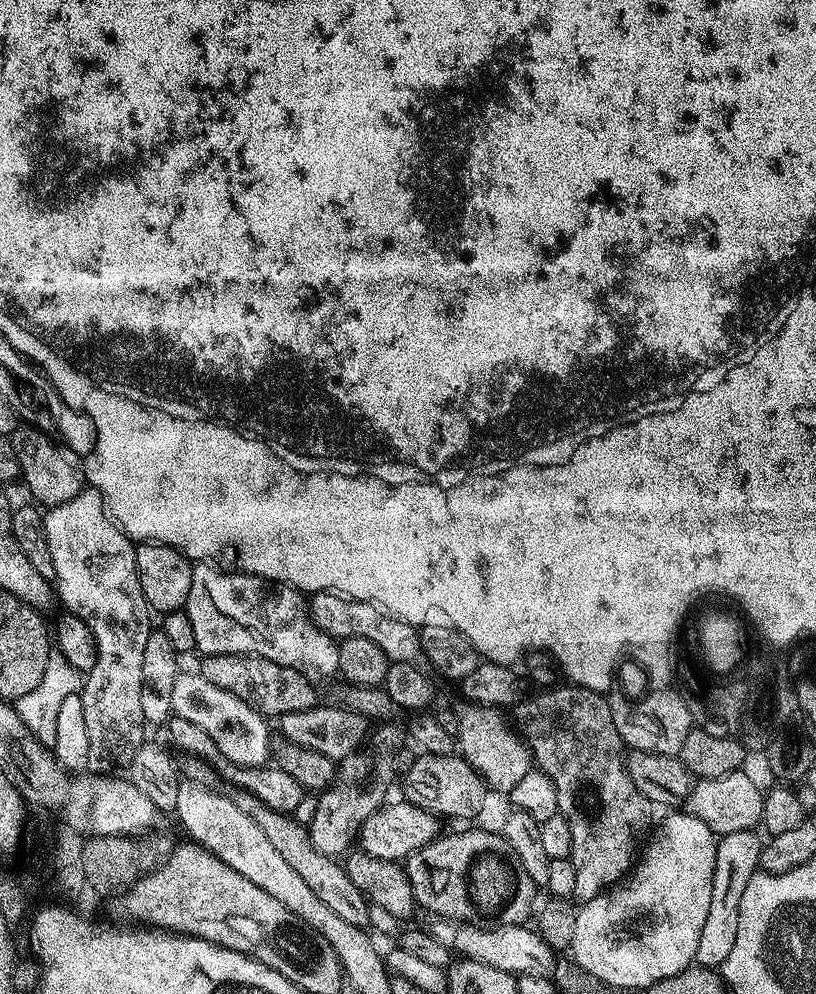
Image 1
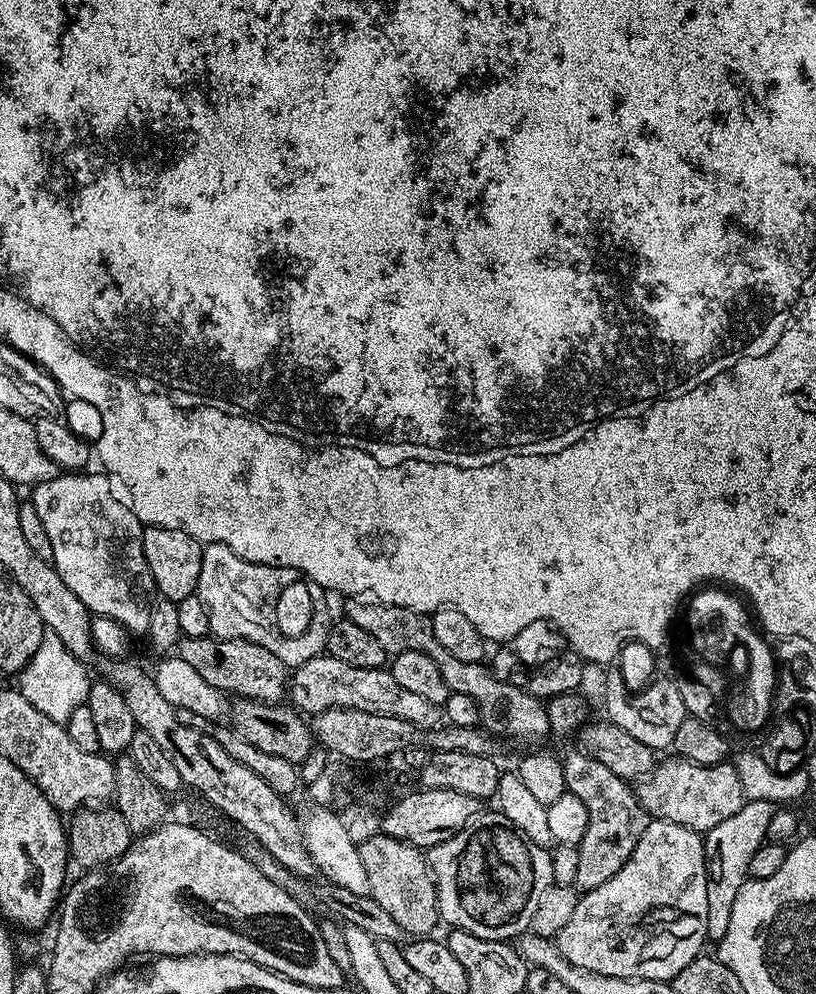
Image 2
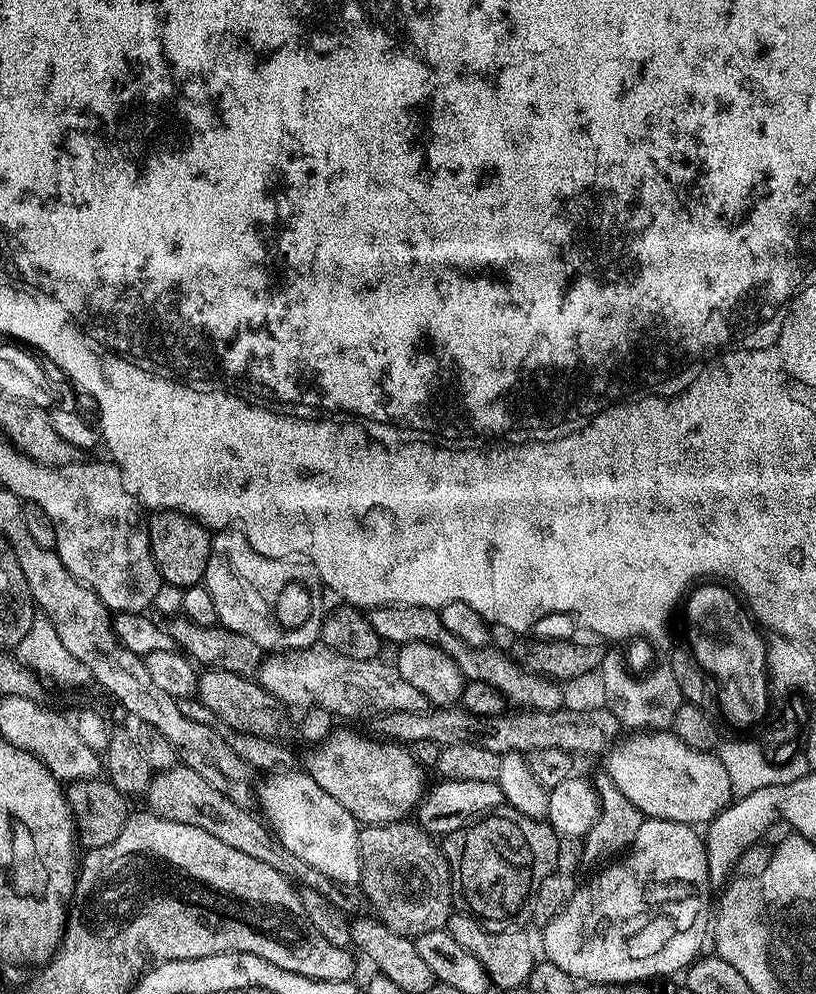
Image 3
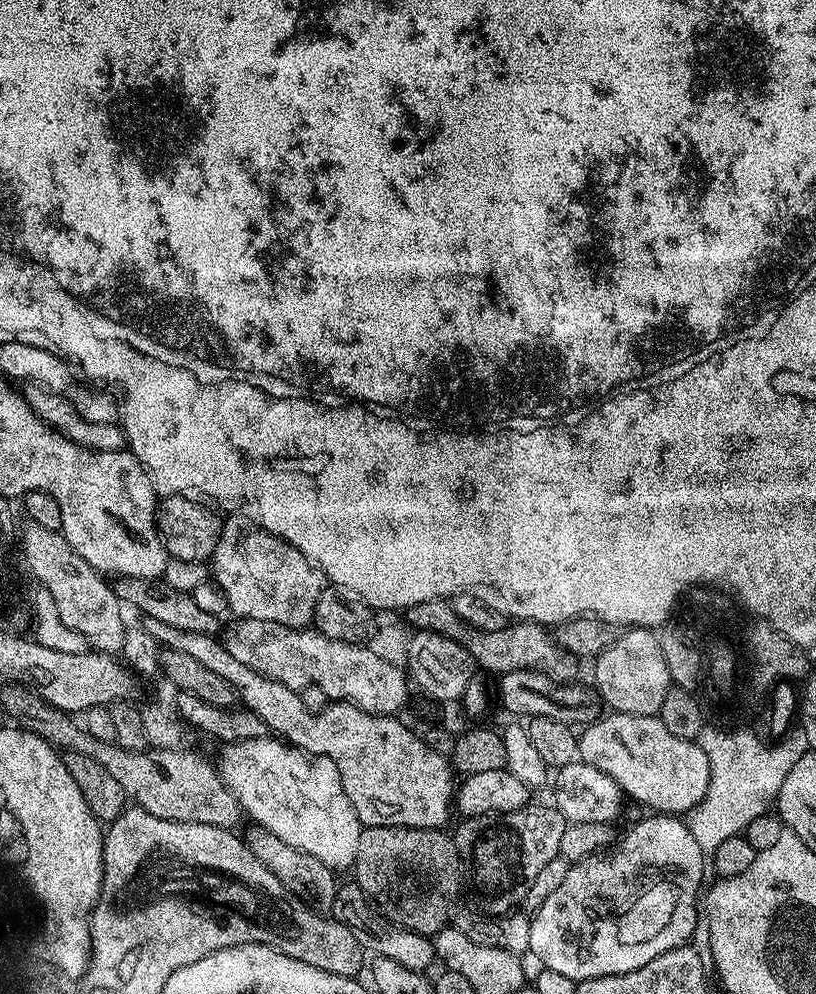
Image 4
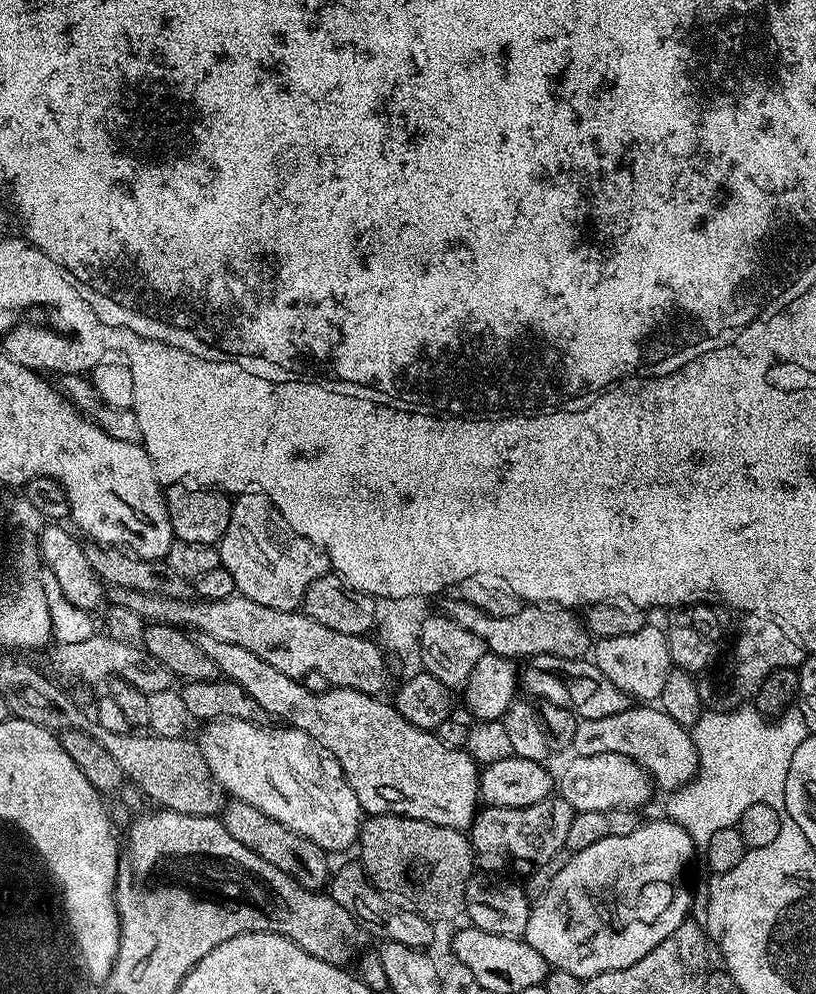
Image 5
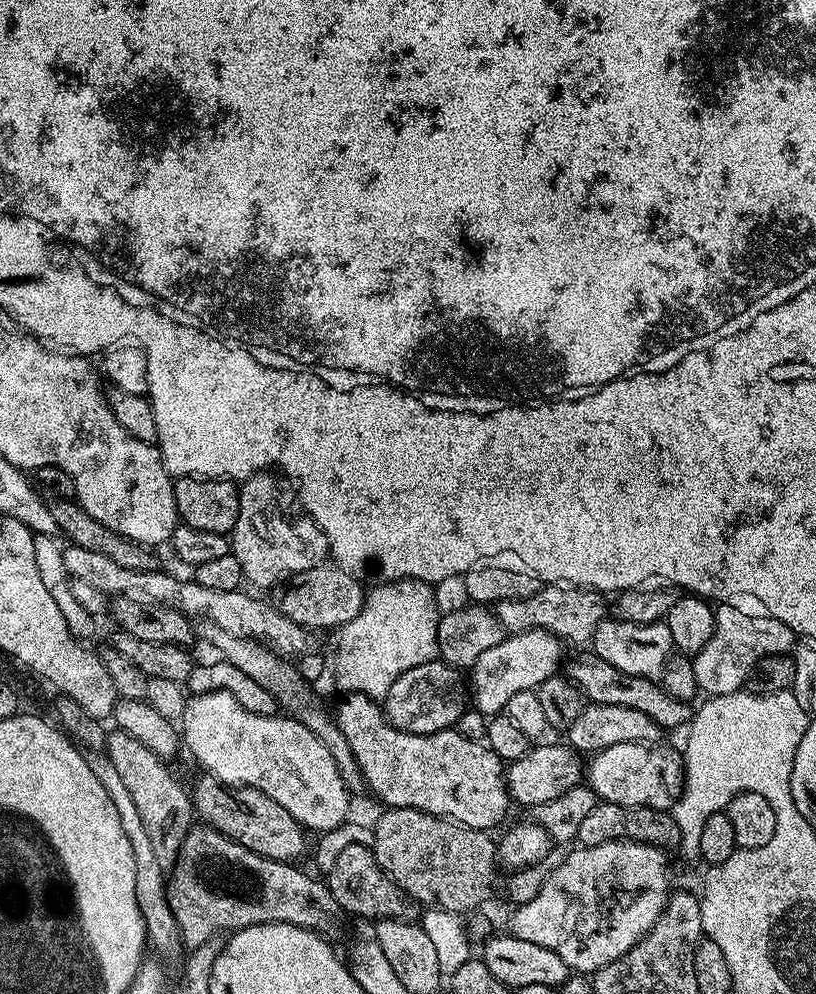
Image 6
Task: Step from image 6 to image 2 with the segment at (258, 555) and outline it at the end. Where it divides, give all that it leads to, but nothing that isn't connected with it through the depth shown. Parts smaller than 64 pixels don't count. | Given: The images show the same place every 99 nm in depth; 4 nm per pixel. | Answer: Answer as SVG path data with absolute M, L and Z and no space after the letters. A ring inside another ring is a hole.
M205 544L195 595L206 606L215 639L249 640L266 646L285 666L310 662L328 647L329 597L318 582L293 568L246 562L230 546Z

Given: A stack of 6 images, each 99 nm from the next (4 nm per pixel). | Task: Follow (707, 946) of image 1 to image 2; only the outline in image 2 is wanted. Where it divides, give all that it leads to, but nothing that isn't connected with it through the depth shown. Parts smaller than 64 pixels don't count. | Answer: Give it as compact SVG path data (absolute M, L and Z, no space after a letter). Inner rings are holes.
M748 800L738 814L726 818L726 822L718 822L718 826L703 833L704 861L708 867L706 922L709 941L719 942L726 934L730 914L734 911L734 898L738 898L738 890L749 879L750 858L754 858L754 853L766 843L766 826L770 826L770 818L774 818L776 811L777 805L771 800Z

